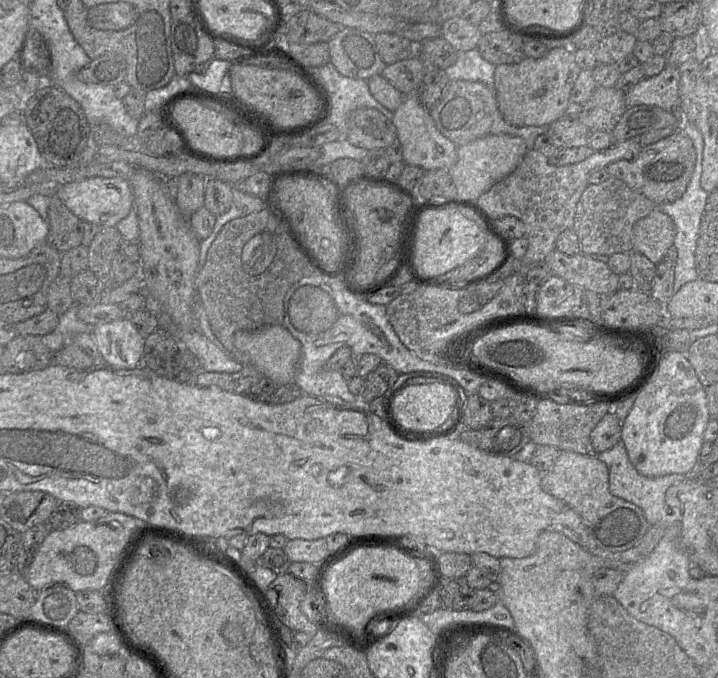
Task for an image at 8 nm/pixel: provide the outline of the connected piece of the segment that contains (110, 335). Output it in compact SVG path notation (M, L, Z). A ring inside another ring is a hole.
M129 316L92 327L92 336L107 363L121 369L133 369L140 365L145 355L145 339Z

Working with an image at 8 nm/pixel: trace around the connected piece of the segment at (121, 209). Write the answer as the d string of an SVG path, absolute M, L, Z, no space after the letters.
M91 177L60 186L56 195L82 222L92 222L102 227L116 225L134 209L134 197L129 181L117 177Z

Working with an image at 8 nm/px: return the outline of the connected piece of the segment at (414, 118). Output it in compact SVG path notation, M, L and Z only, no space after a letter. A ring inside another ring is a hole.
M405 96L394 111L392 122L397 130L397 139L402 146L405 165L415 165L425 171L432 169L448 170L457 160L457 148L436 127L429 110L422 105L417 96Z

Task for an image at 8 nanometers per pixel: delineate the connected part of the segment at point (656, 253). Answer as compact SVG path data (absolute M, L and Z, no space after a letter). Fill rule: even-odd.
M655 207L633 227L633 251L646 256L656 265L663 261L667 250L674 245L676 227L672 218Z

